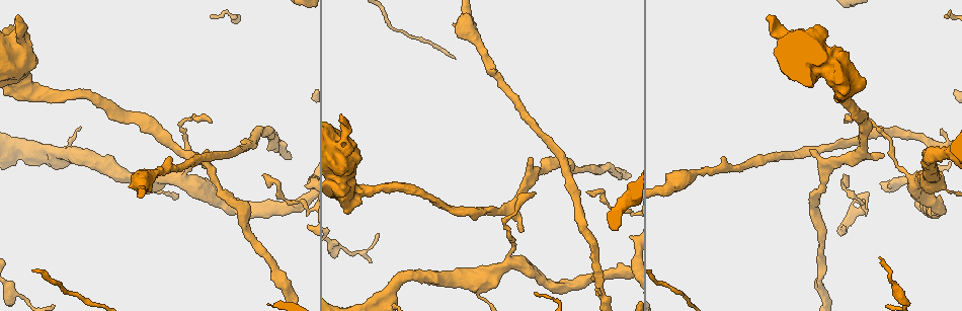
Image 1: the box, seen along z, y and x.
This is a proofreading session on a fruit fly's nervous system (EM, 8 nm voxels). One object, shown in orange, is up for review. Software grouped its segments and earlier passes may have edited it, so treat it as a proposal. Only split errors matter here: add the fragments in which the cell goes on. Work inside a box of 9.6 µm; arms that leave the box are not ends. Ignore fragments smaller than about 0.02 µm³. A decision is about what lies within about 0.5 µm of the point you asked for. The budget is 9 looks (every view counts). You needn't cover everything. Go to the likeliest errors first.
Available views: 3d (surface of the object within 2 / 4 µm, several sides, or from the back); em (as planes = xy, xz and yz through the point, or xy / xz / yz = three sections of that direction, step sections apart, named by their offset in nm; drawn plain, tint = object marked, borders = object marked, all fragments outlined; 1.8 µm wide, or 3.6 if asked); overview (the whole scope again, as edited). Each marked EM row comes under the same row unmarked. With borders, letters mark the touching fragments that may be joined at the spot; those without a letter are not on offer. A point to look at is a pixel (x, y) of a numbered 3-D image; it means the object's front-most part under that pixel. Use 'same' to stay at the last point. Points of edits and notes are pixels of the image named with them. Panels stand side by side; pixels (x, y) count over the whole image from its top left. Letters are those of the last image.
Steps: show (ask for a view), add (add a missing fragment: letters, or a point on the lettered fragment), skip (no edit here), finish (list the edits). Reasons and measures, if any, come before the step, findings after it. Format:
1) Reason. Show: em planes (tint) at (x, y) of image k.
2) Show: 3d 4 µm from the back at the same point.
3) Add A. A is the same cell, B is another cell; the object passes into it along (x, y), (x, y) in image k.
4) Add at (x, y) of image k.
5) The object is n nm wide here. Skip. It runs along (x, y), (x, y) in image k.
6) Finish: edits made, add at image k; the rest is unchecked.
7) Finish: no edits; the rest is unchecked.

Free end. Show: 3d 2 µm at (596, 290) of image 1.

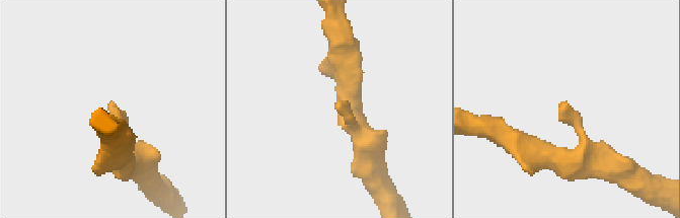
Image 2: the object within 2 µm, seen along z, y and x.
Show: em xz step 4 (borders) at (562, 104) of image 2.

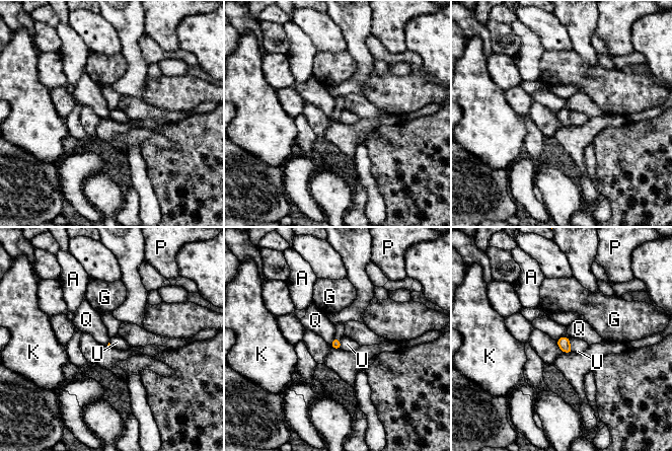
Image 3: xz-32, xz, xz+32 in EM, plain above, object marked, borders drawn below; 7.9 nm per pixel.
Skip. A, G, K, P, Q and U are other cells; a border runs along (570, 337), (570, 347), (573, 351) in image 3; none of them fits.

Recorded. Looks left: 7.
Sharp bend. Show: 3d 4 µm at (22, 43) of image 1.

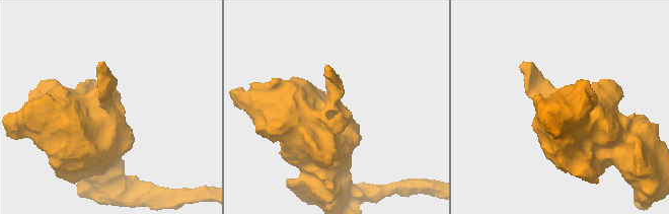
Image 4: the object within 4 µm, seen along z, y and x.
The arms are 160, 750 nm wide. Show: em 3.6 µm yz step 4 (tint) at (109, 105) of image 4.

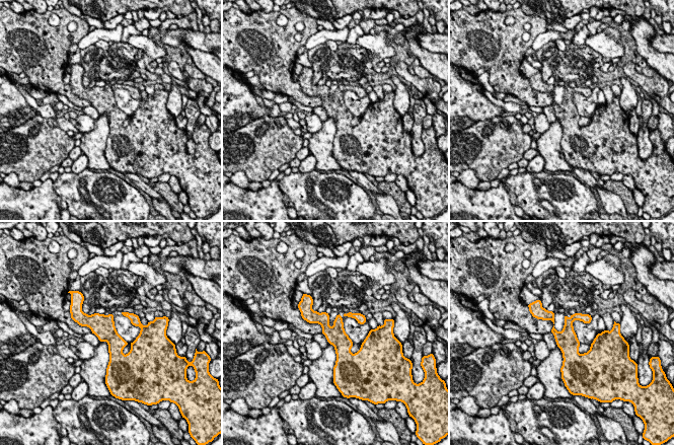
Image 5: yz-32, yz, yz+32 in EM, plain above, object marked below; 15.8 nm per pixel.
Another direction. Show: em 3.6 µm xz step 8 (borders) at the same point.

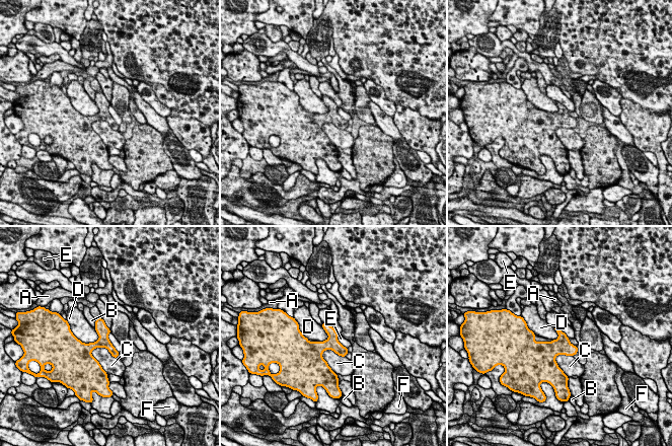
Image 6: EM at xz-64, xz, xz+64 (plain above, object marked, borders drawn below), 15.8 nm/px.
Skip. A, B, C, D, E and F are other cells; a border runs along (109, 331), (109, 342), (119, 353) in image 6; none of them fits.

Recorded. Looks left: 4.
Tapers out. Show: 3d 2 µm from the back at (265, 174) of image 1.

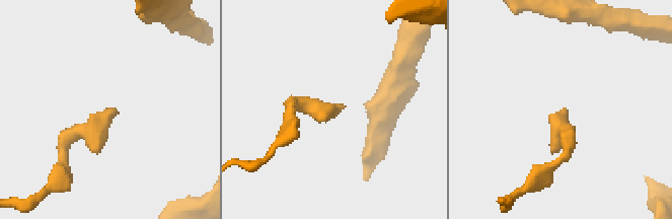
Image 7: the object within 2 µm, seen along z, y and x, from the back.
Need the tissue. Show: em planes (borders) at (114, 112) of image 7.

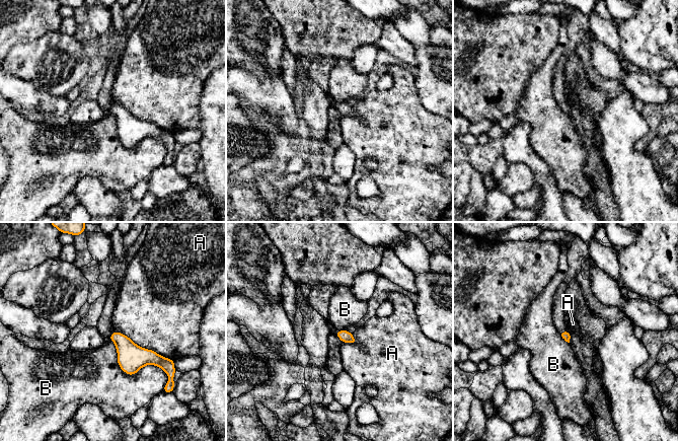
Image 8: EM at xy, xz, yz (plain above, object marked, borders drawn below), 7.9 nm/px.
The longest contact is with B, 550 nm. Skip. A and B are other cells; a border runs along (110, 340), (128, 374), (169, 377) in image 8; none of them fits.

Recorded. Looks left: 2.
Show: em 3.6 µm xy step 4 (borders) at (210, 118) of image 1.

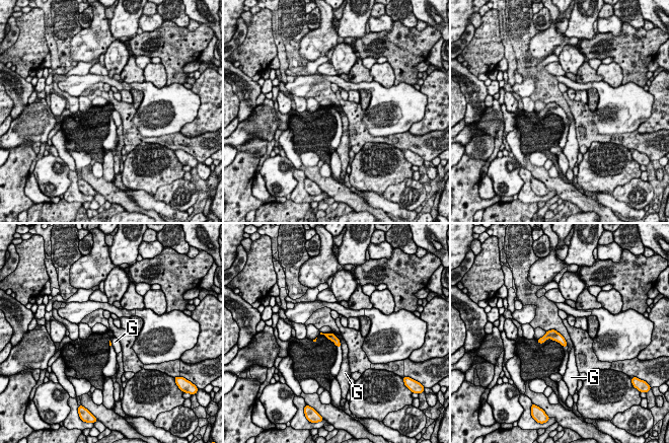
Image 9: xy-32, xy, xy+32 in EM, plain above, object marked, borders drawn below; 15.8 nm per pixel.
Show: em 3.6 µm planes (borders) at the same point.

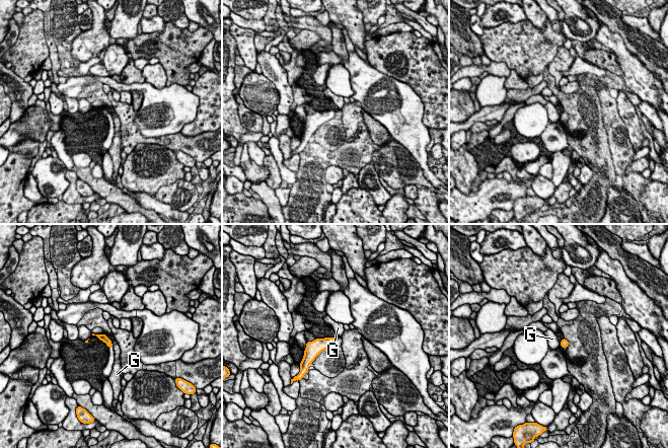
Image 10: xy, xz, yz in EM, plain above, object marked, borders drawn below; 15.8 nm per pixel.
The object is 120 nm wide here; the longest contact is with G, 90 nm. Skip. G is another cell; none of them fits.

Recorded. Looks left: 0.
Finish: no edits; the rest is unchecked.

